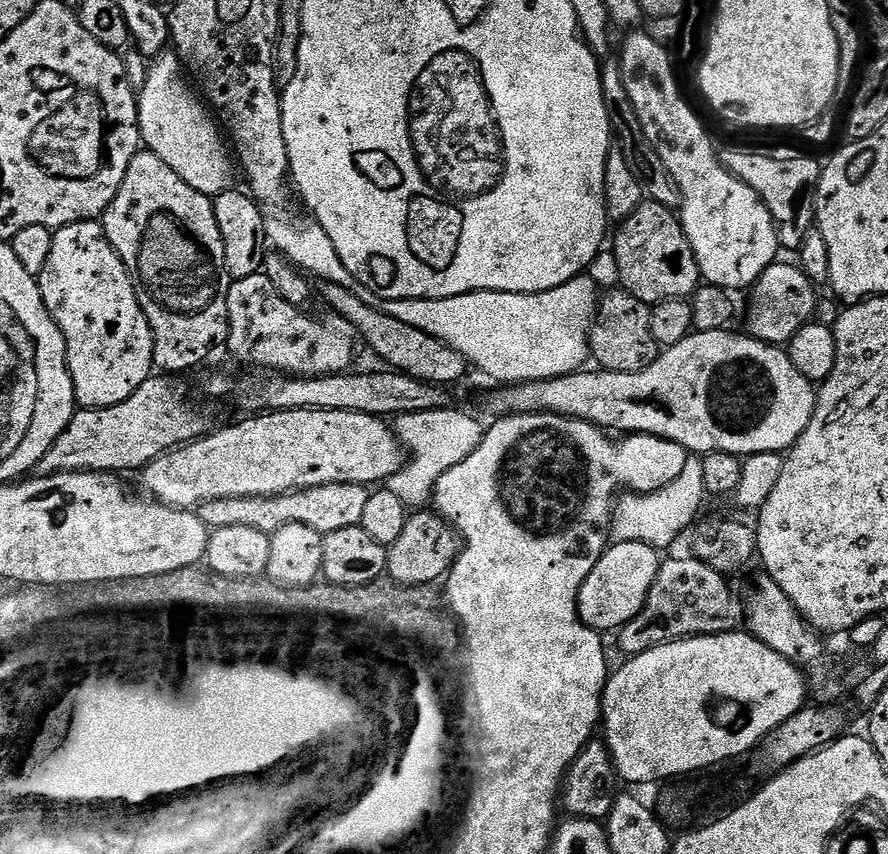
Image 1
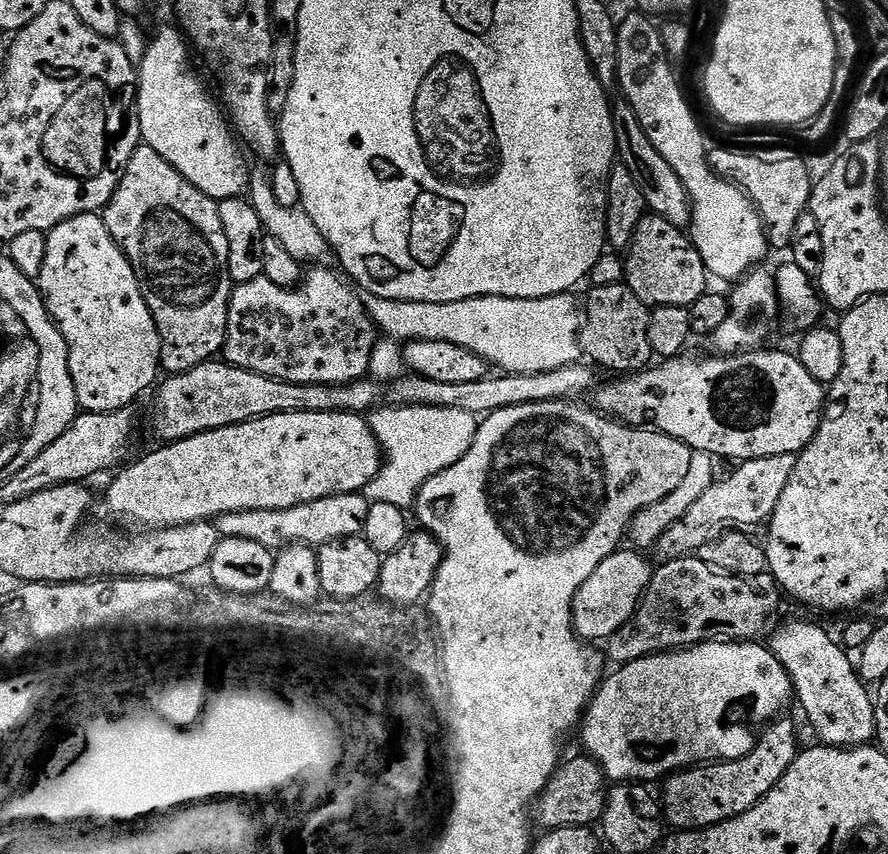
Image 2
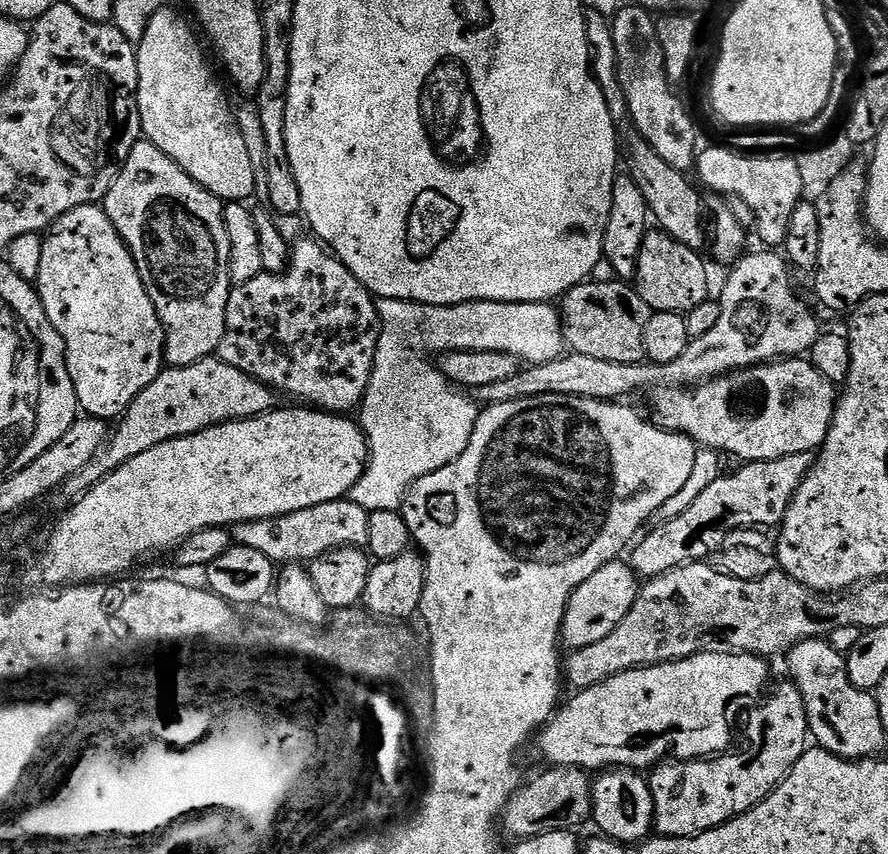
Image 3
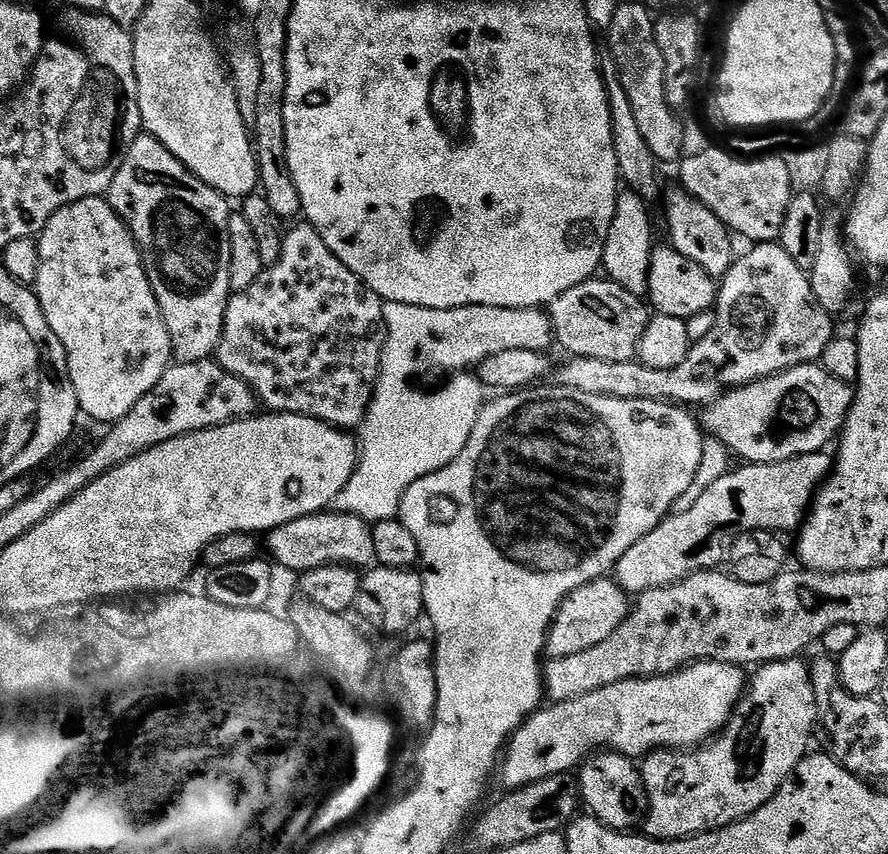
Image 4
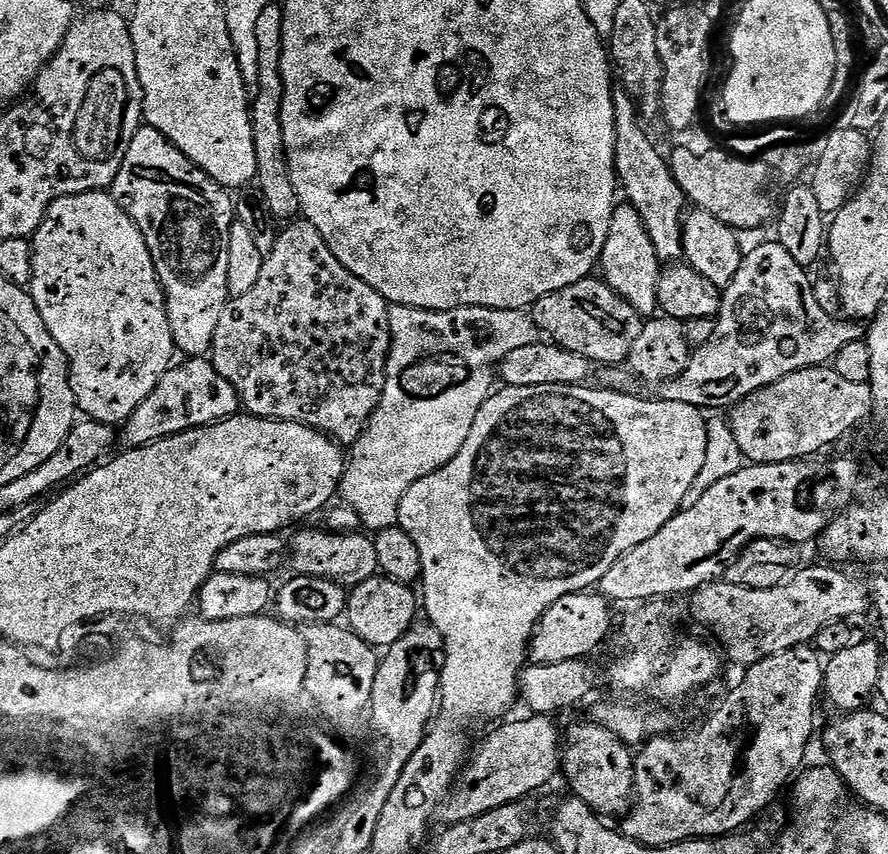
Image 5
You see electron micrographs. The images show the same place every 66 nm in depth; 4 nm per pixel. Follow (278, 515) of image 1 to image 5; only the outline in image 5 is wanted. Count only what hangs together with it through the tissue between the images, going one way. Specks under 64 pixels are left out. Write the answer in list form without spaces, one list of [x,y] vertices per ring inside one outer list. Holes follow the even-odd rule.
[[[324,526],[303,528],[301,527],[301,532],[290,540],[290,564],[296,567],[295,571],[299,575],[338,580],[345,586],[355,586],[380,572],[376,541],[371,535],[360,530],[333,532]]]

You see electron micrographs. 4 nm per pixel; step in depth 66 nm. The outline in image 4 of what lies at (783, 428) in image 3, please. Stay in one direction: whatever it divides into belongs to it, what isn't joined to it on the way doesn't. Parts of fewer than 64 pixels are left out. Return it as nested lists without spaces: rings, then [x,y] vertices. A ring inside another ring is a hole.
[[[819,363],[803,364],[756,380],[745,388],[731,388],[703,409],[702,428],[711,439],[722,441],[733,457],[741,456],[741,461],[749,464],[782,462],[802,454],[825,451],[829,447],[827,444],[839,437],[853,403],[854,392],[849,385],[834,378]]]

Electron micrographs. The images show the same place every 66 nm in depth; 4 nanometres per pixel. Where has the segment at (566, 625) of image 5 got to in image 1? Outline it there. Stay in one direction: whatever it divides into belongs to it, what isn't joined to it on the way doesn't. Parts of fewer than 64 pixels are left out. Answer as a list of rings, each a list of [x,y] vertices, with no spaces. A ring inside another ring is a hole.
[[[622,542],[605,547],[594,570],[590,570],[586,582],[582,582],[582,590],[576,603],[581,622],[601,634],[612,631],[615,633],[626,627],[644,608],[661,563],[661,553],[649,544]]]

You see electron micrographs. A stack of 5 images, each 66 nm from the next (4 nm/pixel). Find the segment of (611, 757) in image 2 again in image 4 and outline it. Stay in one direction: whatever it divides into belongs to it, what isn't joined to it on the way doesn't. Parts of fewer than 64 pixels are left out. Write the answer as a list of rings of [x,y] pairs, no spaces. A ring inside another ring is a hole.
[[[716,660],[692,662],[683,670],[674,671],[668,676],[645,676],[614,682],[610,686],[602,686],[602,690],[582,694],[582,698],[574,698],[561,704],[549,703],[533,712],[508,741],[498,764],[498,776],[500,772],[500,780],[505,784],[505,789],[519,790],[527,784],[551,776],[563,776],[579,769],[580,765],[597,750],[611,750],[624,756],[643,758],[649,752],[662,748],[698,748],[708,743],[732,717],[736,703],[746,691],[744,672],[743,667],[719,664]]]

